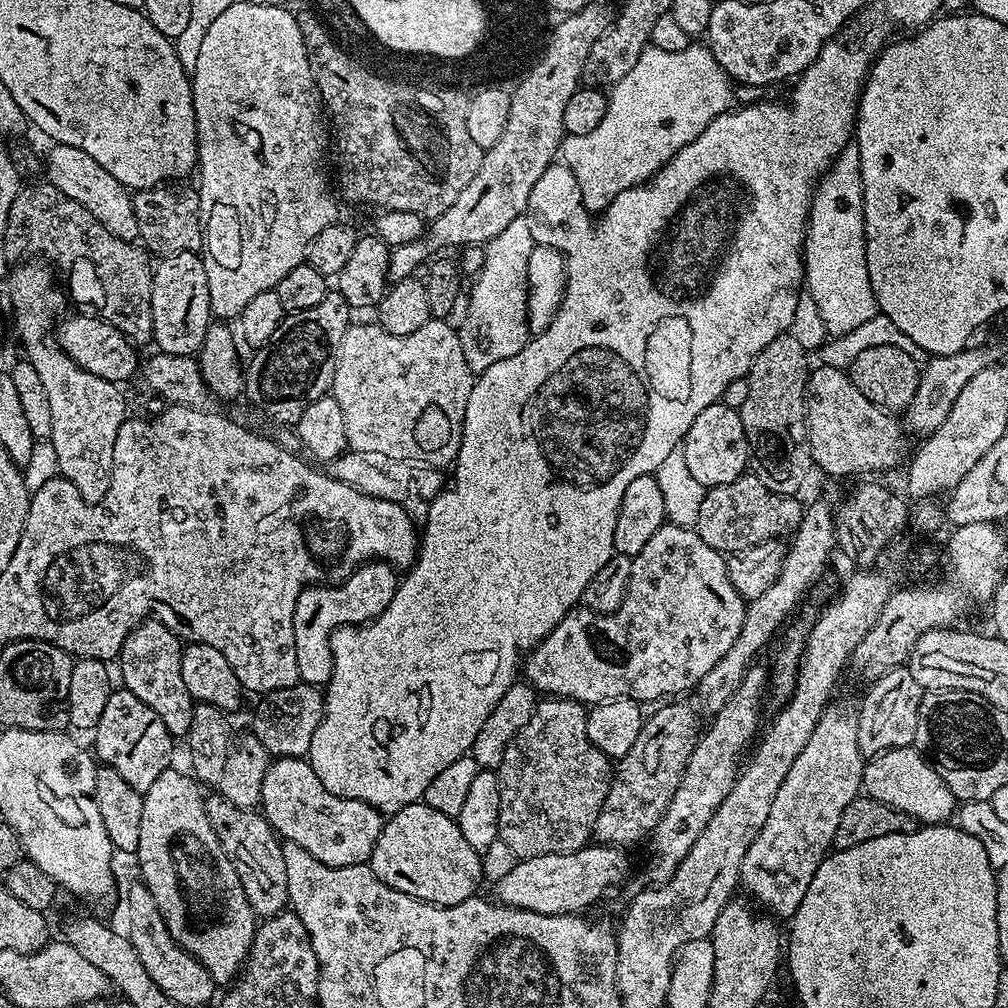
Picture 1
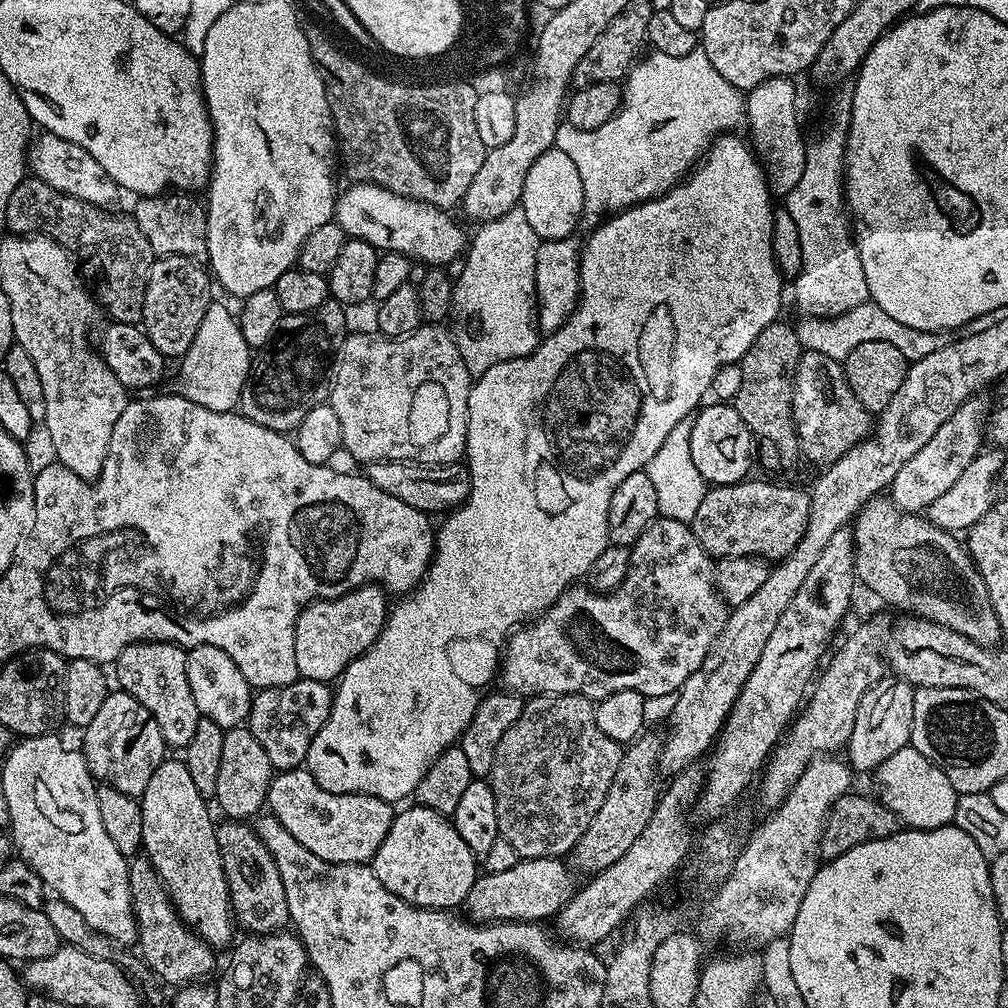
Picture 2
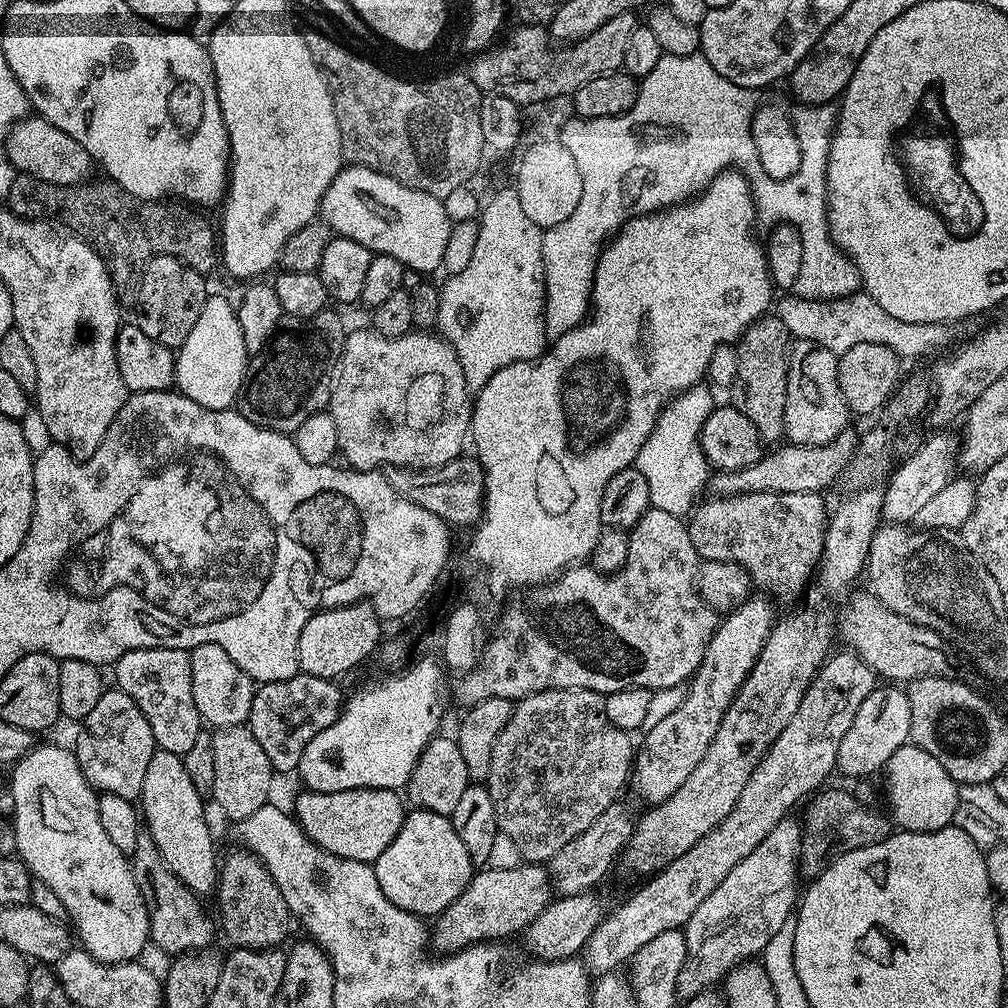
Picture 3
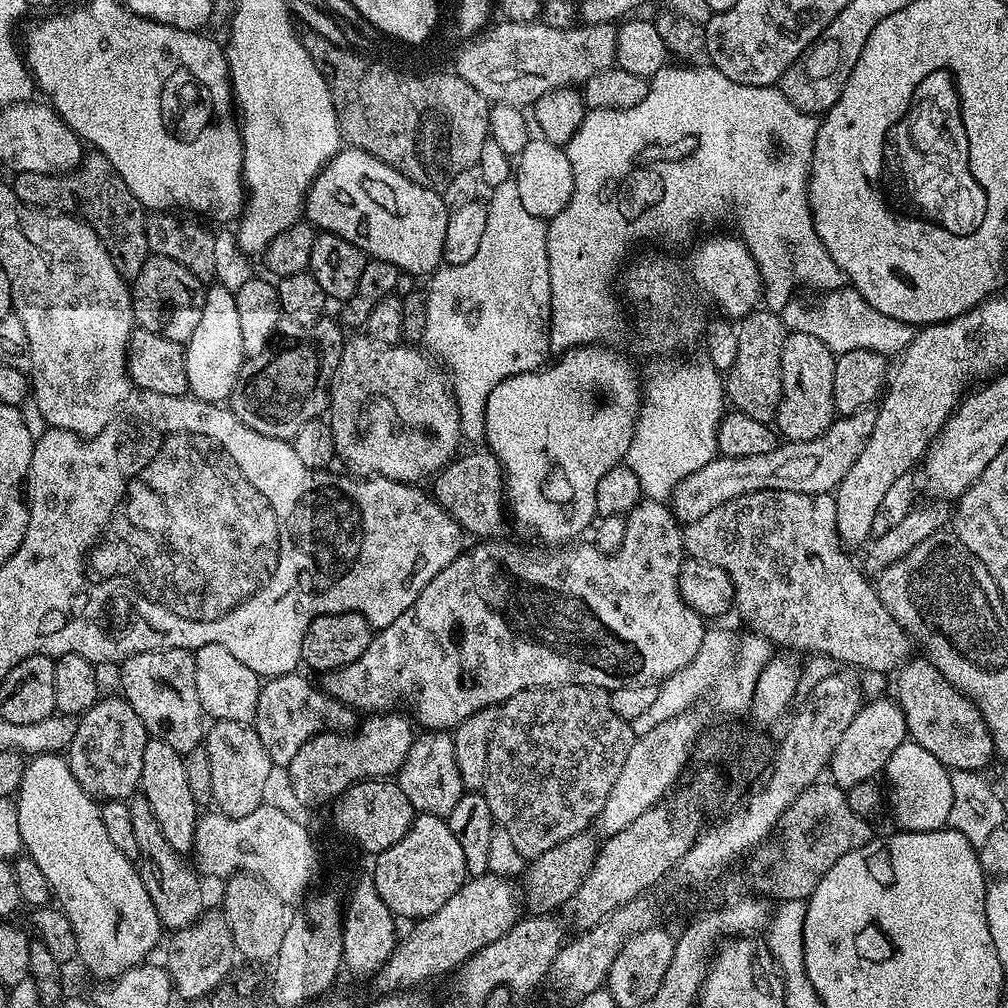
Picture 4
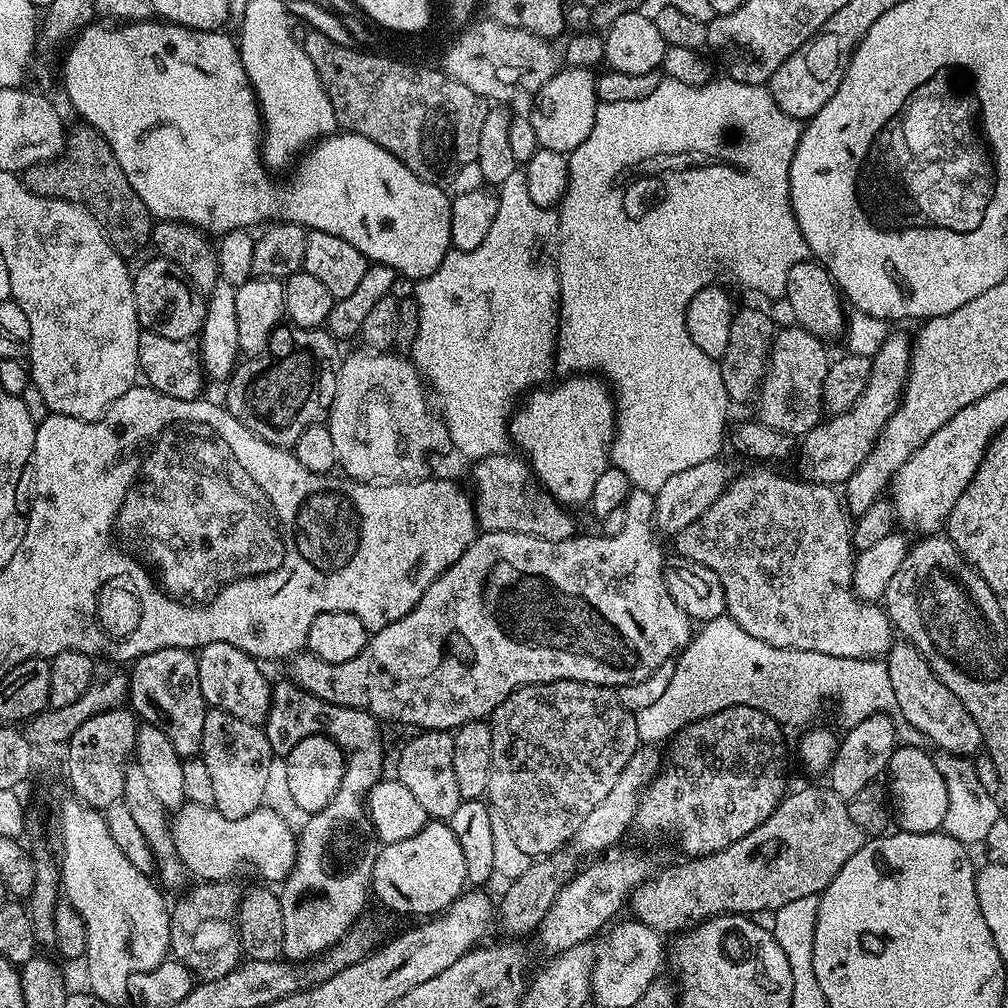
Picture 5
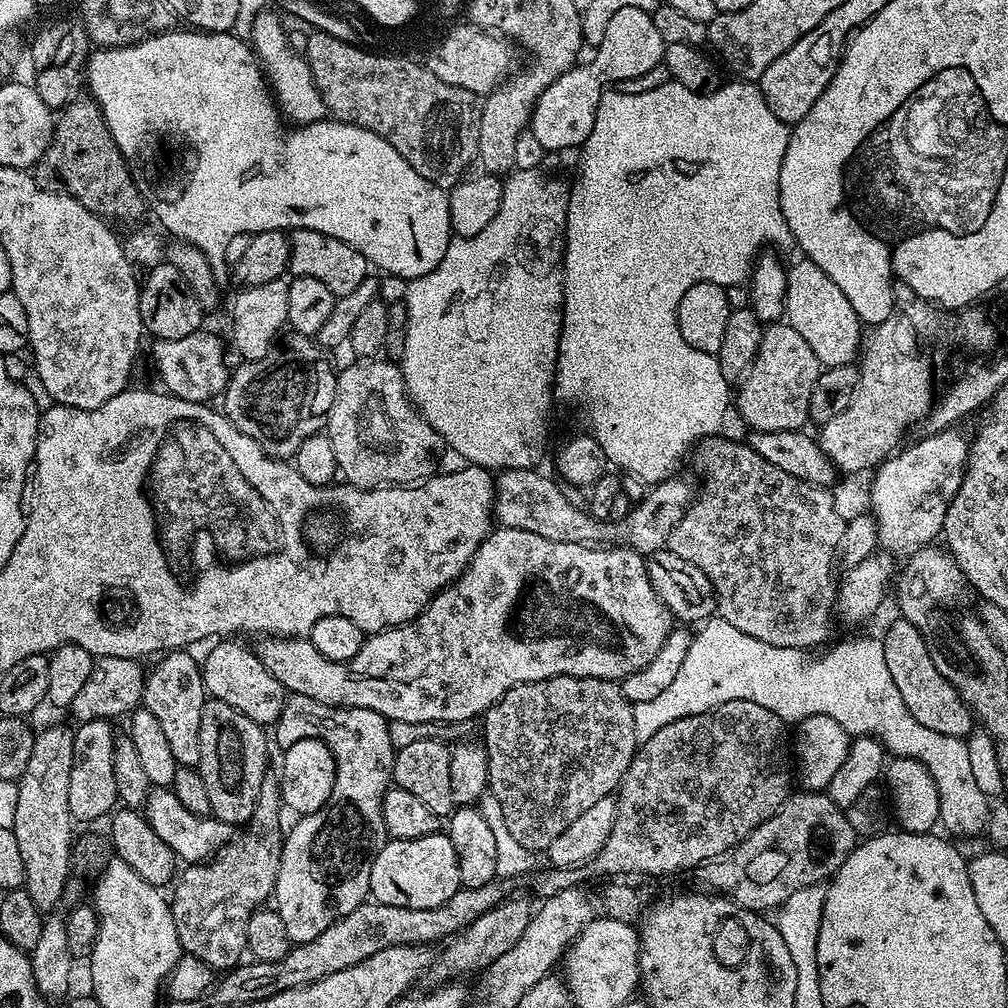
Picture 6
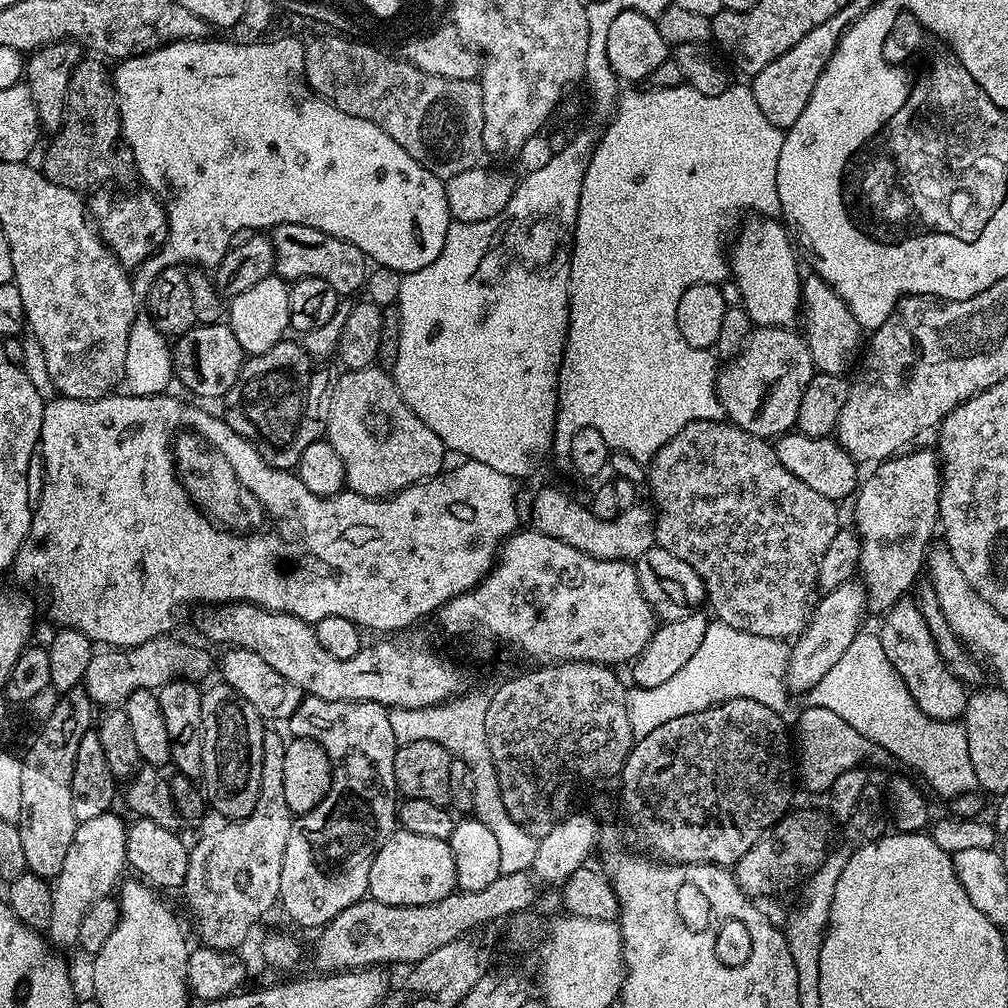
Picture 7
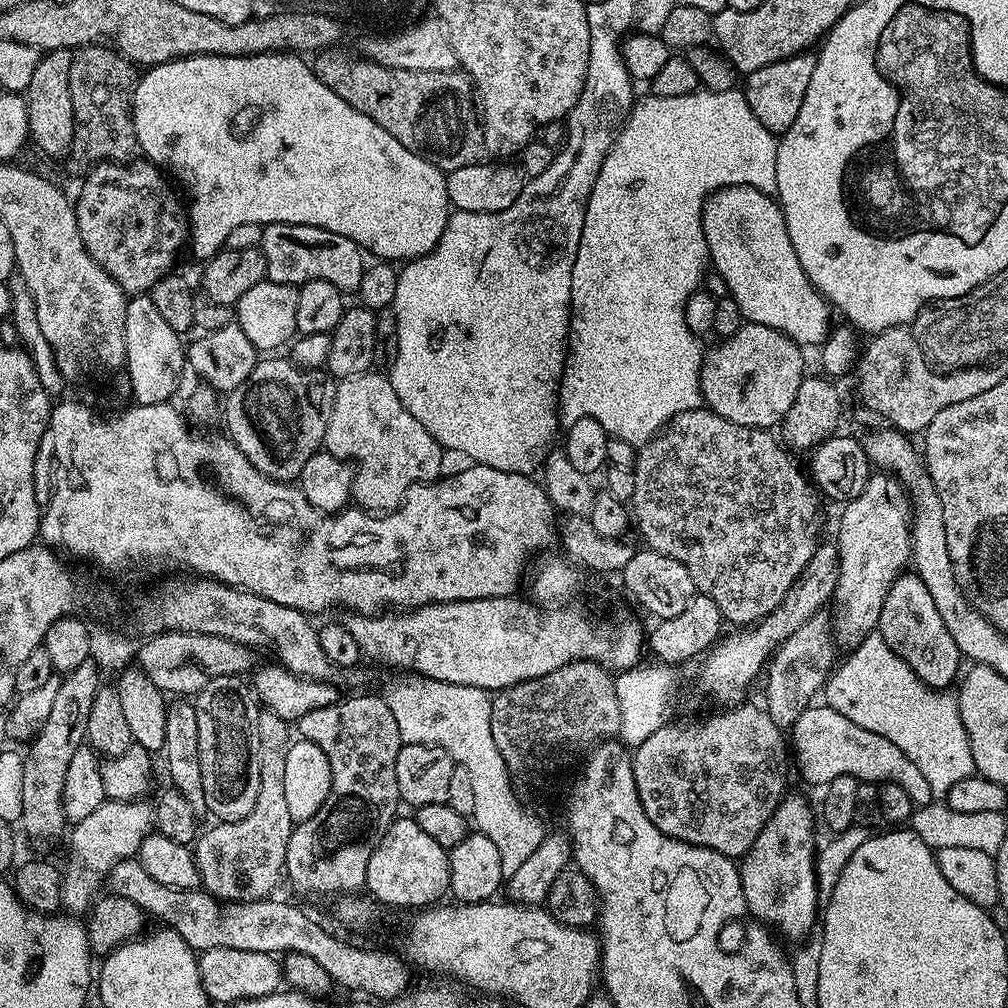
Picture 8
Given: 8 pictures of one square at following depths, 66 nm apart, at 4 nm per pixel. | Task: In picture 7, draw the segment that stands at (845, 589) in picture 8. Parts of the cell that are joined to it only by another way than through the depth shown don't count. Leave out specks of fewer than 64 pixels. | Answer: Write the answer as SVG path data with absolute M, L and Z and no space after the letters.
M907 452L877 463L871 469L872 477L859 485L854 496L854 530L861 538L858 576L866 589L869 613L883 614L905 599L904 591L915 582L919 572L921 575L930 540L938 532L940 462L937 453Z

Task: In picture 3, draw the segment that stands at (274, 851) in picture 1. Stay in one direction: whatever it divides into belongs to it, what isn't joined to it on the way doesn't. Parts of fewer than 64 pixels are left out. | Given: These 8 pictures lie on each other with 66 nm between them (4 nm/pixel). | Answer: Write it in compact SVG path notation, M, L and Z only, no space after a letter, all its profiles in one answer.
M237 849L227 856L225 862L223 859L218 872L216 895L218 894L222 926L227 936L236 944L235 947L239 949L248 948L264 951L267 948L277 947L285 938L290 928L290 922L292 923L289 907L286 906L281 888L274 882L273 876L266 870L264 864L247 849Z

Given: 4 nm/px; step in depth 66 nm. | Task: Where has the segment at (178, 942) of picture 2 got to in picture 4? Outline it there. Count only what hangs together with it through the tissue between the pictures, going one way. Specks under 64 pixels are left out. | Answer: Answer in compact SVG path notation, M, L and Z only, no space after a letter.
M142 794L129 796L126 803L130 826L134 826L134 842L138 842L134 863L142 878L142 886L146 886L146 894L150 894L150 902L154 902L161 925L175 930L196 923L206 908L201 877L190 866L188 869L185 857L166 842L166 834L162 834L162 826L158 826L158 818L154 818L154 810L150 810L150 802L146 802Z

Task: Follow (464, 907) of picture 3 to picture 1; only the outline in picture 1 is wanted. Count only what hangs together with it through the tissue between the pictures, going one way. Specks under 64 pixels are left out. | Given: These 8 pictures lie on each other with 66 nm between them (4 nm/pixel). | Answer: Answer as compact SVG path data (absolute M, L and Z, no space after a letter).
M585 846L576 852L543 854L541 857L529 860L517 859L514 870L506 874L506 878L495 881L495 899L499 903L511 908L530 910L534 914L550 914L551 916L570 916L583 913L583 908L591 906L595 900L600 900L615 884L624 880L628 872L628 860L625 849L613 848L611 846Z

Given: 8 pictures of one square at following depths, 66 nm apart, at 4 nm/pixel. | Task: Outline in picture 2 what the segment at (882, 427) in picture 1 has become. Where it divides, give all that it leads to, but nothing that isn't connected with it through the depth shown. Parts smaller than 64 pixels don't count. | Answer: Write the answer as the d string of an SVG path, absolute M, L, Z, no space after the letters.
M805 351L800 357L794 378L794 426L800 439L803 459L827 466L842 458L856 444L868 439L874 428L874 416L854 398L854 390L844 377L841 361L826 354Z

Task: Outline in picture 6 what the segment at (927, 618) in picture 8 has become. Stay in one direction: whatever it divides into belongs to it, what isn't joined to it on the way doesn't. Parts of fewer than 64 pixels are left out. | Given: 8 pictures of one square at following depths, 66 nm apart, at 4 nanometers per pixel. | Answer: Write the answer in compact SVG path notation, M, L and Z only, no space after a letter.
M903 618L896 621L882 635L886 667L890 669L890 678L894 678L894 686L898 686L898 694L902 694L902 702L906 710L926 730L938 730L938 734L950 734L961 738L967 737L974 728L974 716L964 699L938 674L938 666L930 659L926 650L926 642L922 634L912 623Z

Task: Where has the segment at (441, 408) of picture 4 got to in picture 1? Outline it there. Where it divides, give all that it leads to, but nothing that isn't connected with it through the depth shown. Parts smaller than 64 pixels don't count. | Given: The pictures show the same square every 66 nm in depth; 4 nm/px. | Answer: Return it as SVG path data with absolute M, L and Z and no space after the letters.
M433 318L422 330L401 336L390 334L378 322L348 325L342 346L338 346L330 394L342 410L351 451L386 454L391 460L423 462L428 466L451 465L455 461L474 373L466 362L466 354L462 354L459 331L448 323L447 319Z

